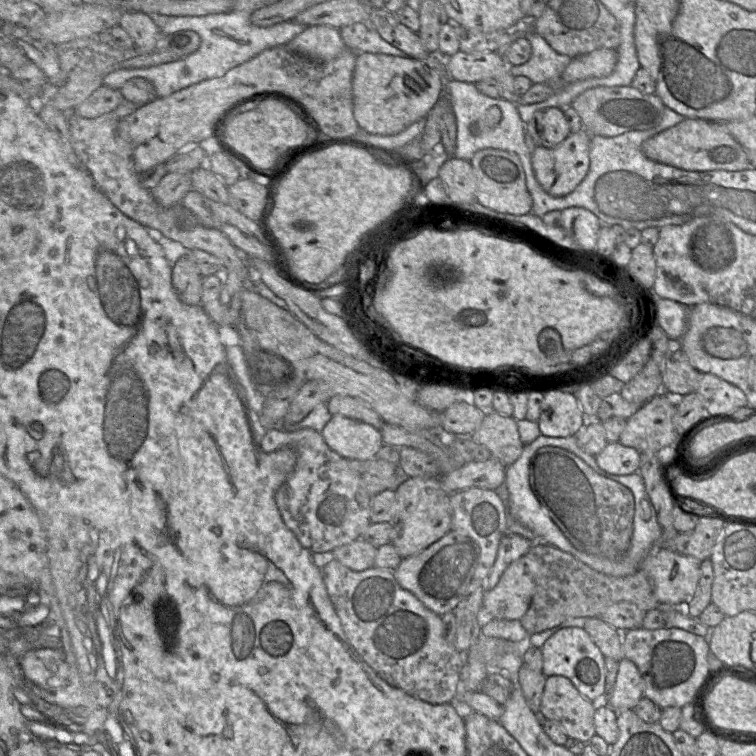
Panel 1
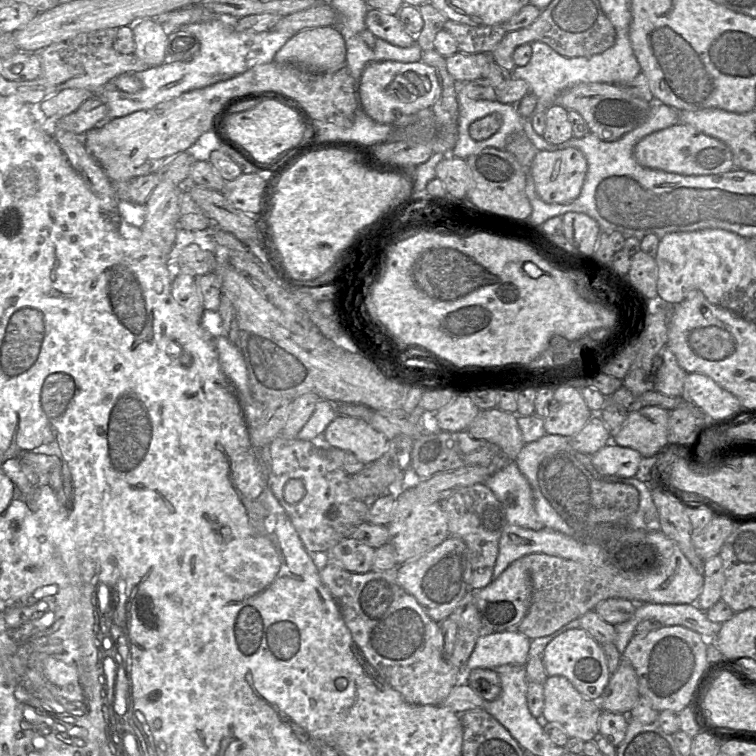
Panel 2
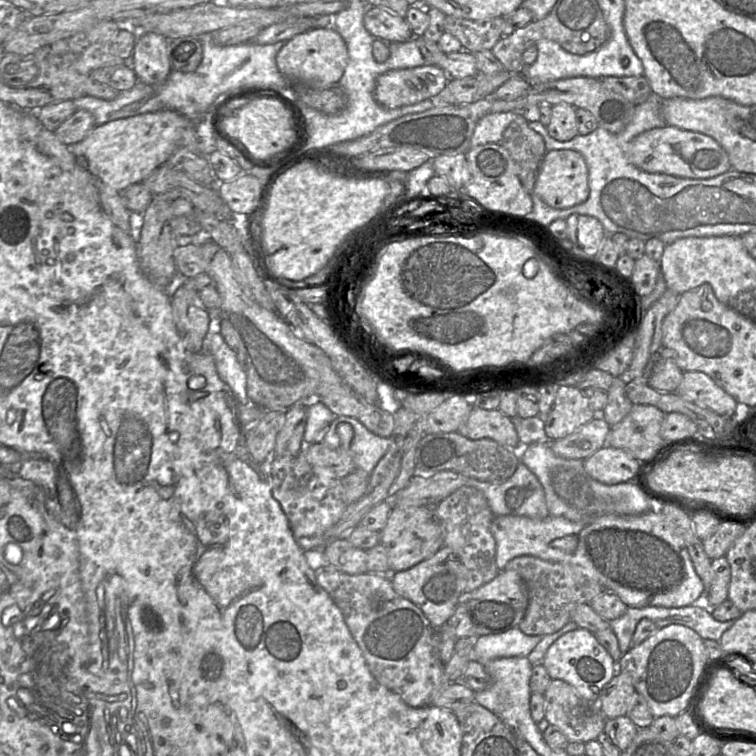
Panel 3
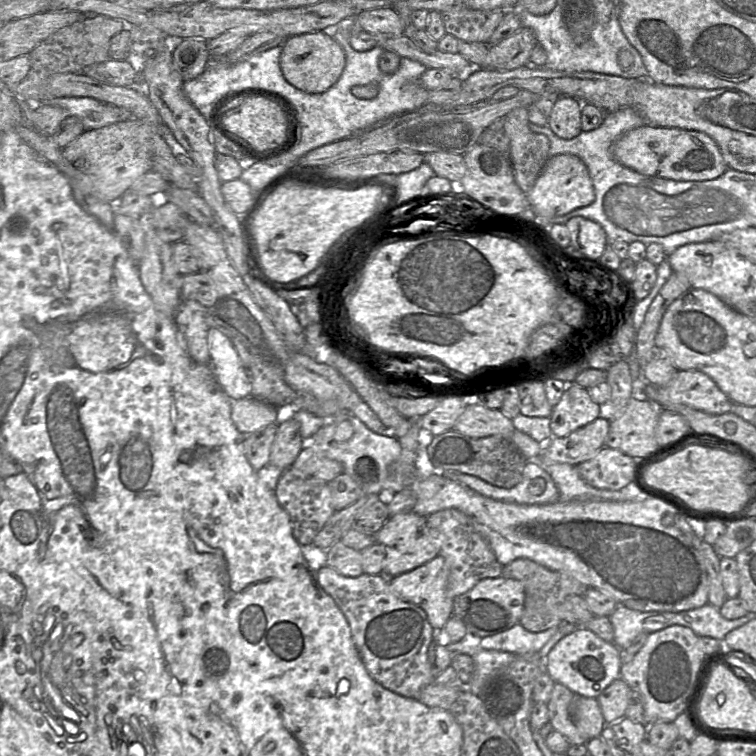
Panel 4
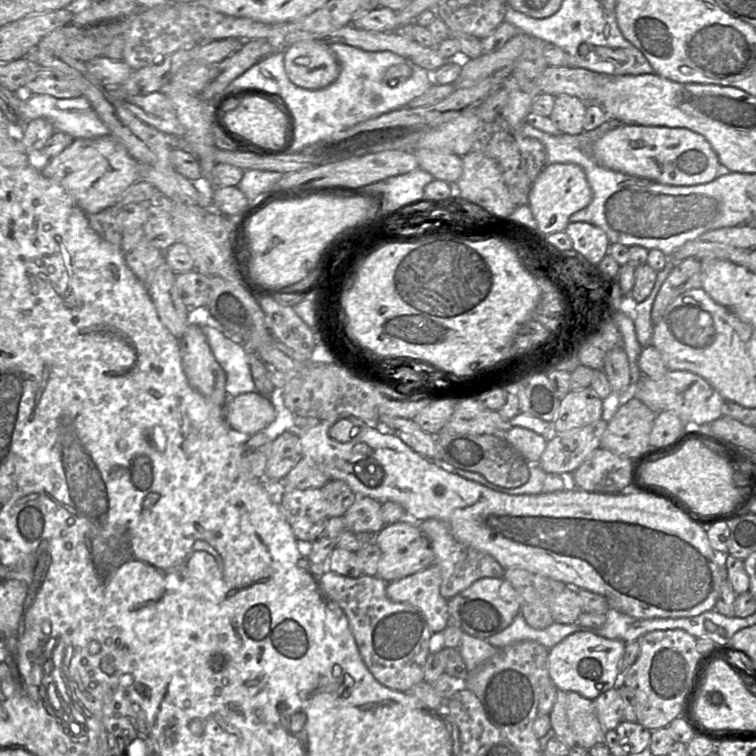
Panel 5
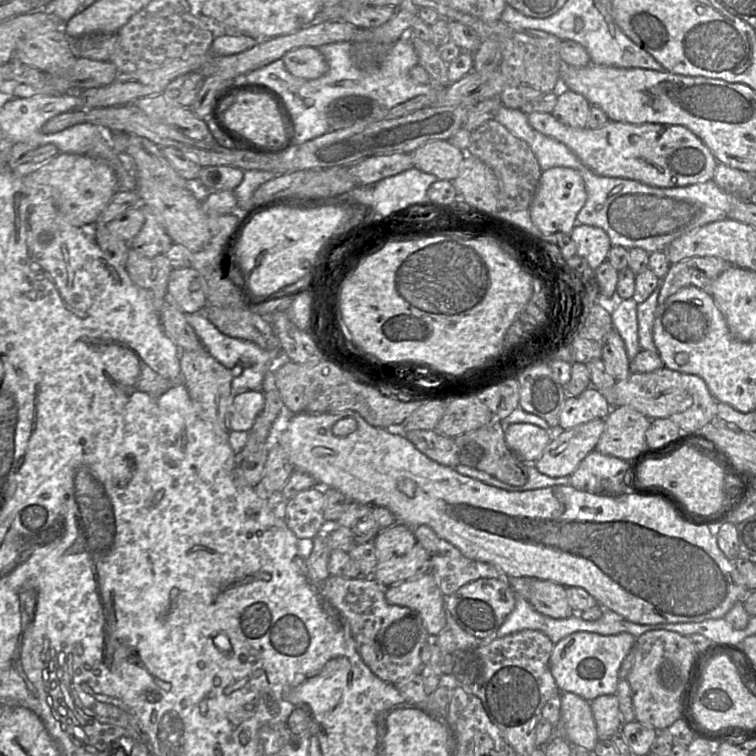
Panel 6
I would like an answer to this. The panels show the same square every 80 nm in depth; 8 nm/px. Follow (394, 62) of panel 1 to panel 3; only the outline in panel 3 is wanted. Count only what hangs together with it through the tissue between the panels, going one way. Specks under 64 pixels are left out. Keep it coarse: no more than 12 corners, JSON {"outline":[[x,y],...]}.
{"outline":[[428,63],[377,78],[374,98],[389,109],[436,98],[449,79]]}

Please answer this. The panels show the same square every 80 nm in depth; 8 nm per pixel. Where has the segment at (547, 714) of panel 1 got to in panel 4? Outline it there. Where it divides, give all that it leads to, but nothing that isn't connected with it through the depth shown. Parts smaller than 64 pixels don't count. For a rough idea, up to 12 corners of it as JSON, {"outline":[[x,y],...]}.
{"outline":[[555,683],[547,703],[549,722],[571,745],[586,740],[569,716],[574,693]]}

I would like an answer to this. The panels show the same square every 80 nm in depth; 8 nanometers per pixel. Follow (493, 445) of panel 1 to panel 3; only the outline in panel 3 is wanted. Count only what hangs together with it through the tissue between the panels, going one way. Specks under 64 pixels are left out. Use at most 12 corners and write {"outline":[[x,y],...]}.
{"outline":[[472,407],[458,432],[520,445],[512,419],[499,409]]}

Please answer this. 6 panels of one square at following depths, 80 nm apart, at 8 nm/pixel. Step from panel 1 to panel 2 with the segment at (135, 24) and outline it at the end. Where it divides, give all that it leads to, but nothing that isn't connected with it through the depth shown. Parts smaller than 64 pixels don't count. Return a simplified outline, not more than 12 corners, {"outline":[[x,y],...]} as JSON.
{"outline":[[157,19],[133,21],[134,54],[166,62],[168,31]]}

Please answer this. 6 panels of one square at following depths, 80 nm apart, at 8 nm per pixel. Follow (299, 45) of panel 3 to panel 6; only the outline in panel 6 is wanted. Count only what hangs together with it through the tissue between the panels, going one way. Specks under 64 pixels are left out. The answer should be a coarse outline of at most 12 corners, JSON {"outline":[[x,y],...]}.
{"outline":[[300,47],[283,56],[295,77],[313,80],[329,65],[315,47]]}

